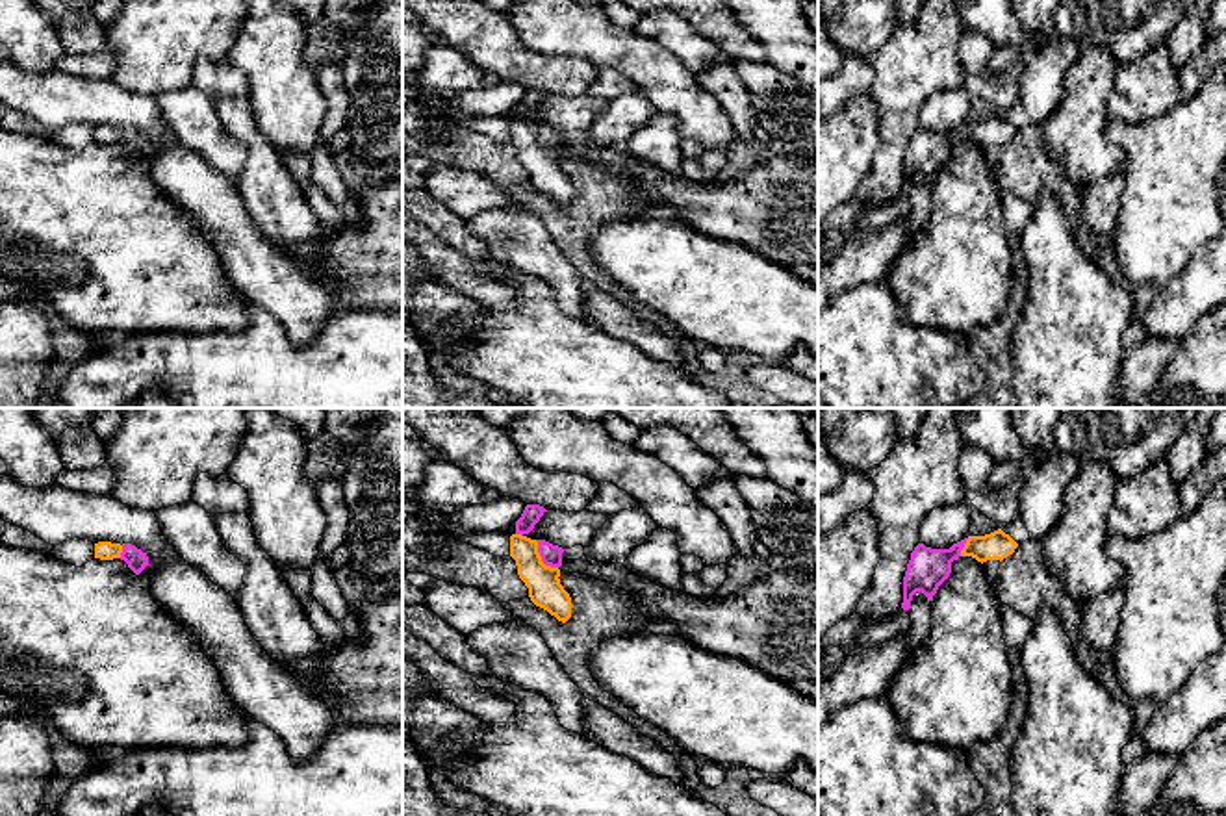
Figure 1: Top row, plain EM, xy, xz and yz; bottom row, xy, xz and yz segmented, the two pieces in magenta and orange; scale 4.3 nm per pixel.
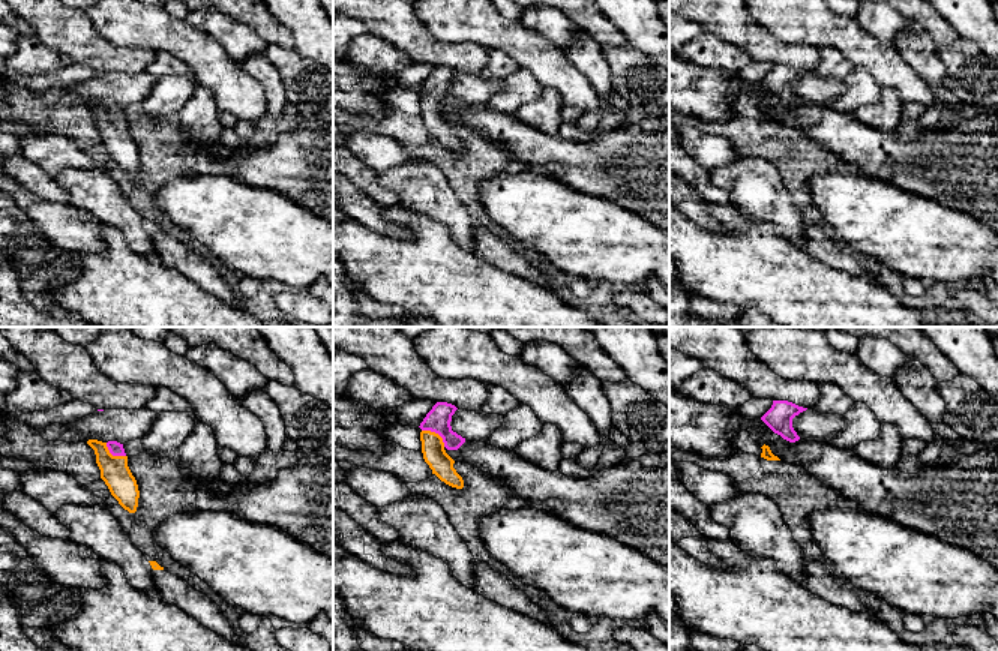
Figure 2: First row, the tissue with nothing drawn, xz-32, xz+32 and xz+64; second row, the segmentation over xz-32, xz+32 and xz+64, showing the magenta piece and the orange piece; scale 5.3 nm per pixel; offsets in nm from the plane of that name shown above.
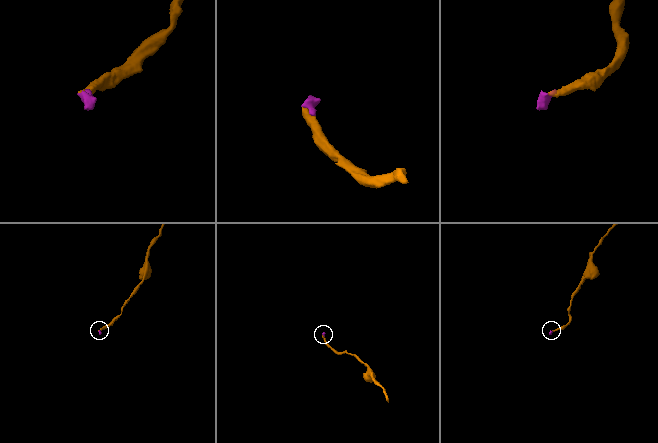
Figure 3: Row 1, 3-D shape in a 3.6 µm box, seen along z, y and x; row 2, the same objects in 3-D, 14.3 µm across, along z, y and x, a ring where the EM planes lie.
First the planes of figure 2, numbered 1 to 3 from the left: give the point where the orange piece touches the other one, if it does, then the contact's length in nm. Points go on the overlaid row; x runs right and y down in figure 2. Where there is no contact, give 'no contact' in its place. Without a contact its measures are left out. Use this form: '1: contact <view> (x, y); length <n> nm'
1: contact xz-32 (113, 455); length 130 nm
2: contact xz+32 (435, 432); length 160 nm
3: no contact

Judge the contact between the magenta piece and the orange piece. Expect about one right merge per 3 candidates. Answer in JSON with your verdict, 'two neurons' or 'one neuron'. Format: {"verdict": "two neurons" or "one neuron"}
{"verdict": "one neuron"}

